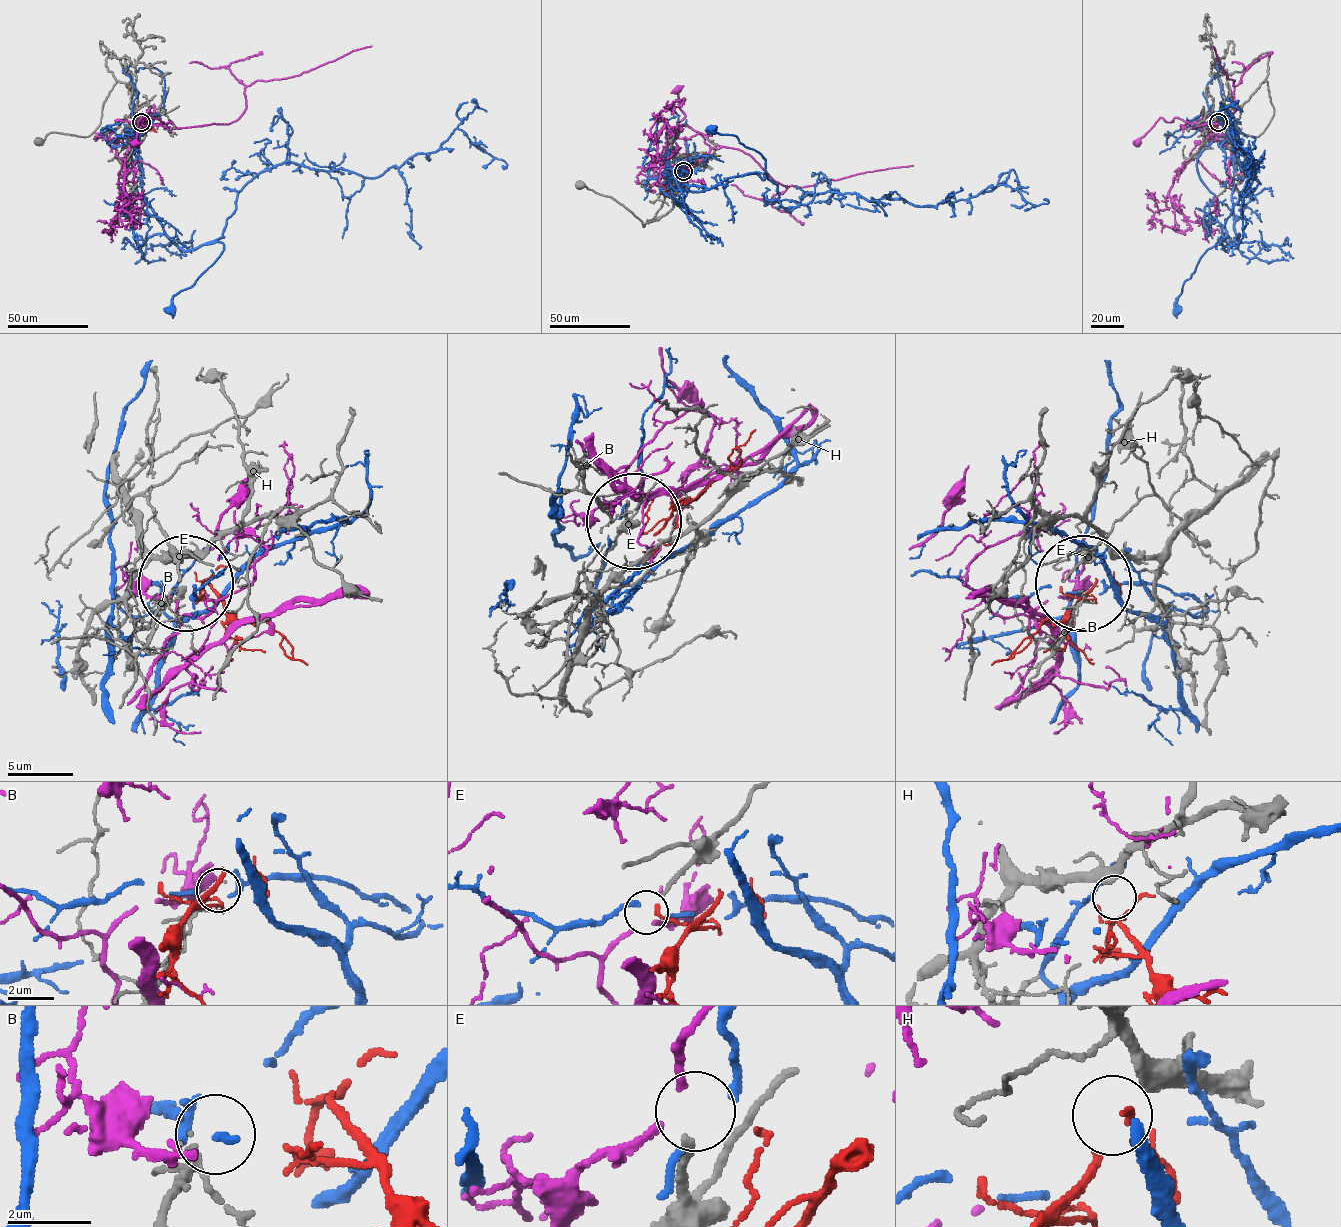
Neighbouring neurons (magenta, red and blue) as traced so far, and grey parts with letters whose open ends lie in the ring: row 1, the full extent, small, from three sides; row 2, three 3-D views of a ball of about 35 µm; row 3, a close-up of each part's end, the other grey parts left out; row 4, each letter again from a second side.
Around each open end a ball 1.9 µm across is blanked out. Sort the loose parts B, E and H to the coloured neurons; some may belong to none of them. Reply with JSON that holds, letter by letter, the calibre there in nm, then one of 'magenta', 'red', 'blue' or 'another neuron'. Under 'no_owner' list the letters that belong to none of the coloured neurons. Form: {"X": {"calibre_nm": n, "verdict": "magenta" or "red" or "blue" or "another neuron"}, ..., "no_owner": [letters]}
{"B": {"calibre_nm": 40, "verdict": "another neuron"}, "E": {"calibre_nm": 180, "verdict": "another neuron"}, "H": {"calibre_nm": 360, "verdict": "red"}, "no_owner": ["B", "E"]}

